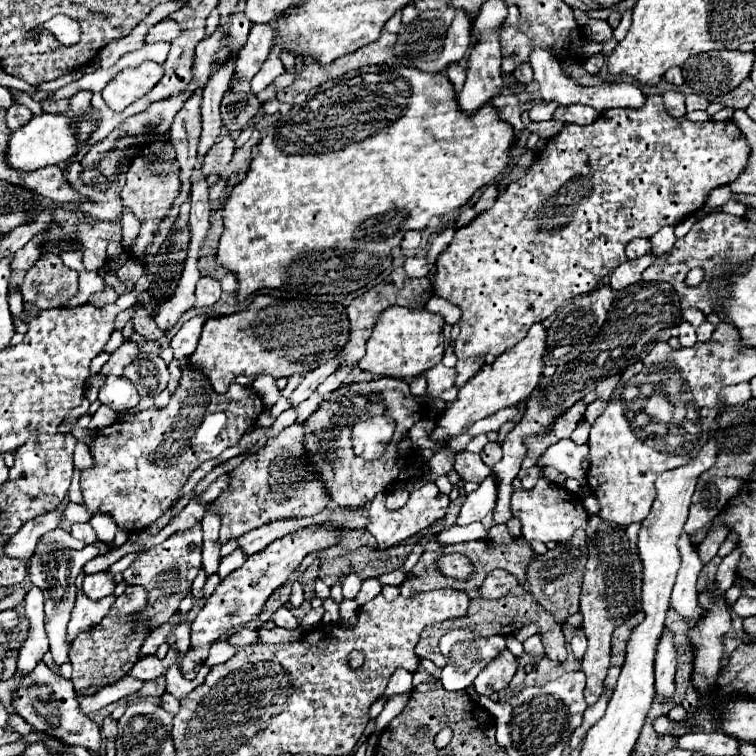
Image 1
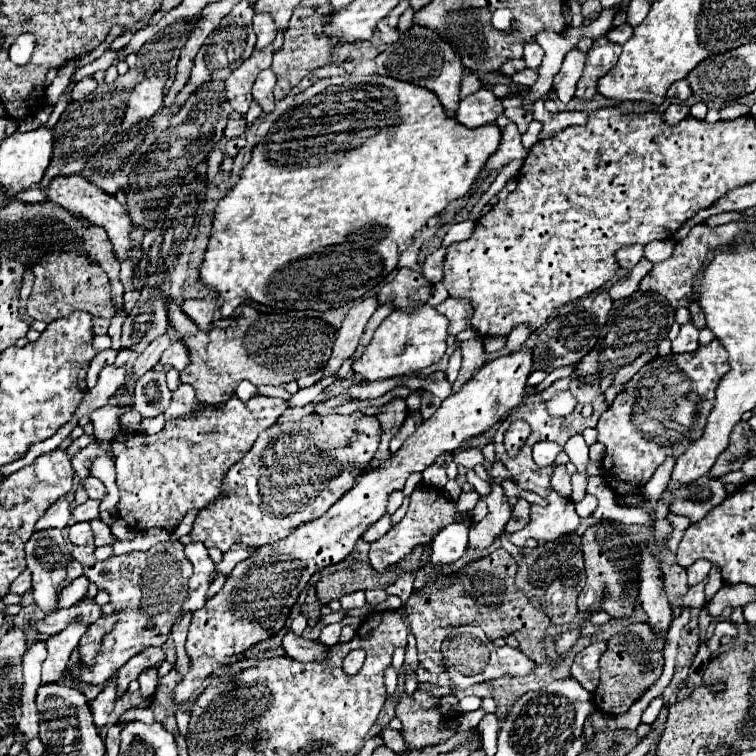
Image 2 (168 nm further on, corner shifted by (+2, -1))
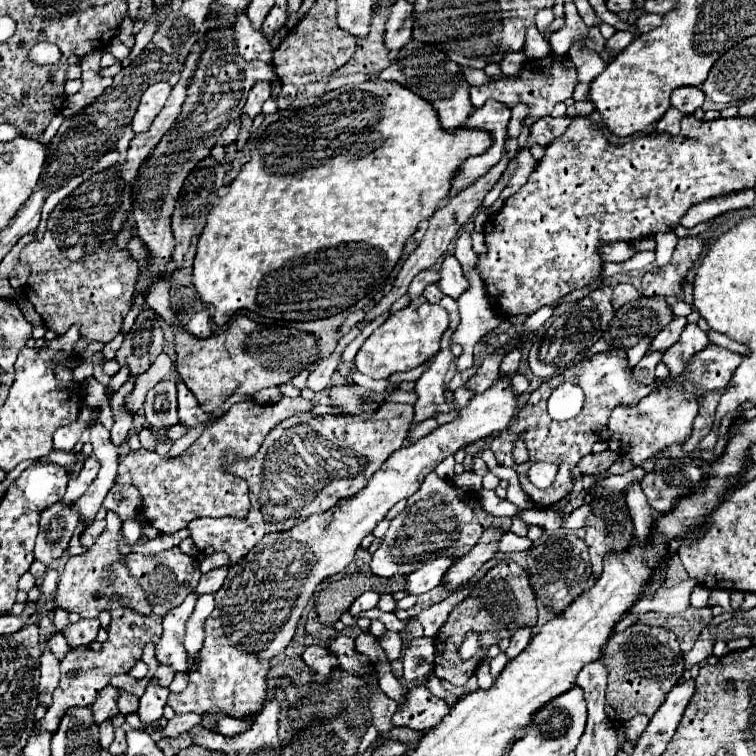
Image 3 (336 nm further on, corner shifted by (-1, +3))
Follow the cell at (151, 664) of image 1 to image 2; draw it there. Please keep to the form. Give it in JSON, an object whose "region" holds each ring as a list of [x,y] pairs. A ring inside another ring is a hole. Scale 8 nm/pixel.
{"region":[[[145,670],[141,676],[139,676],[139,684],[141,684],[141,696],[143,700],[151,700],[157,692],[157,684],[159,684],[159,676],[157,676],[157,670]]]}

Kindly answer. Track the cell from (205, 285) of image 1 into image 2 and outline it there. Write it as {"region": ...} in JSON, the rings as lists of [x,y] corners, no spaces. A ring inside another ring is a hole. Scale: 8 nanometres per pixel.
{"region":[[[187,300],[183,302],[181,310],[199,326],[199,330],[209,330],[211,328],[211,320],[215,314],[215,300],[207,302],[207,300]]]}

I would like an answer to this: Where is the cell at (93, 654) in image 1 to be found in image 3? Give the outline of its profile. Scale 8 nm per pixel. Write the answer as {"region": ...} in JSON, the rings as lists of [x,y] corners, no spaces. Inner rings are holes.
{"region":[[[104,720],[104,724],[100,724],[100,744],[102,744],[102,748],[108,748],[112,740],[114,740],[112,720]]]}

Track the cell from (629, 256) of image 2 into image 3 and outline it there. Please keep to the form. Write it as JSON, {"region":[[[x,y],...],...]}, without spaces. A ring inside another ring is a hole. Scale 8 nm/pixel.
{"region":[[[612,242],[612,244],[604,244],[600,248],[600,254],[604,262],[626,262],[636,254],[636,250],[632,248],[630,242]]]}

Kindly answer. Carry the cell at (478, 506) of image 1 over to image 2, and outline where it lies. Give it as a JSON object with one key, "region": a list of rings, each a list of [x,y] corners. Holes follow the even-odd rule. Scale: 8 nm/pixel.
{"region":[[[465,518],[465,520],[461,520],[461,524],[449,524],[447,528],[443,528],[431,544],[429,566],[439,568],[439,566],[459,560],[467,548],[469,526],[471,526],[471,522],[467,522],[467,518]]]}

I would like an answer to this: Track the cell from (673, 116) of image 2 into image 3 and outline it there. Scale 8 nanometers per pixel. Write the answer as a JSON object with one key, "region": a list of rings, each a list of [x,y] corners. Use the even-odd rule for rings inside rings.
{"region":[[[668,108],[668,112],[658,120],[656,130],[658,132],[670,132],[670,134],[678,134],[680,132],[680,120],[682,120],[682,112],[676,112],[676,108]]]}

